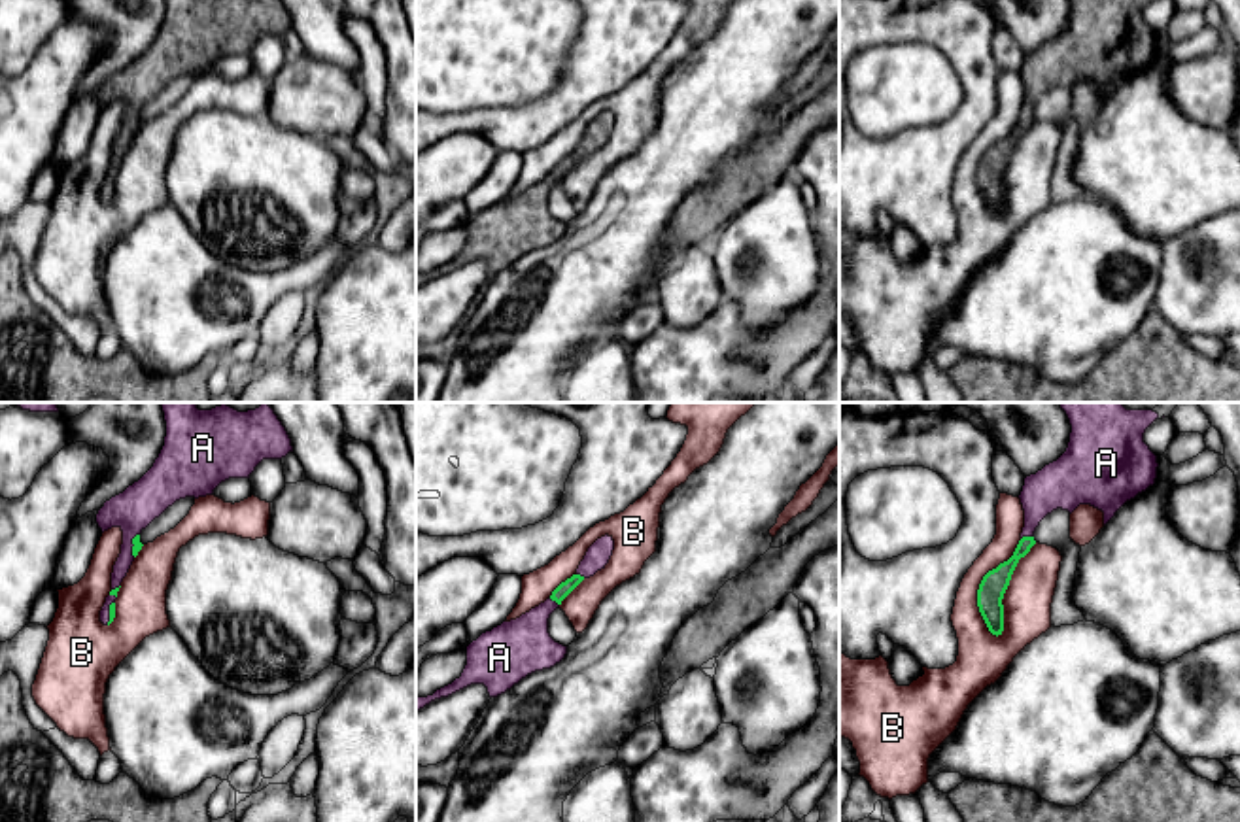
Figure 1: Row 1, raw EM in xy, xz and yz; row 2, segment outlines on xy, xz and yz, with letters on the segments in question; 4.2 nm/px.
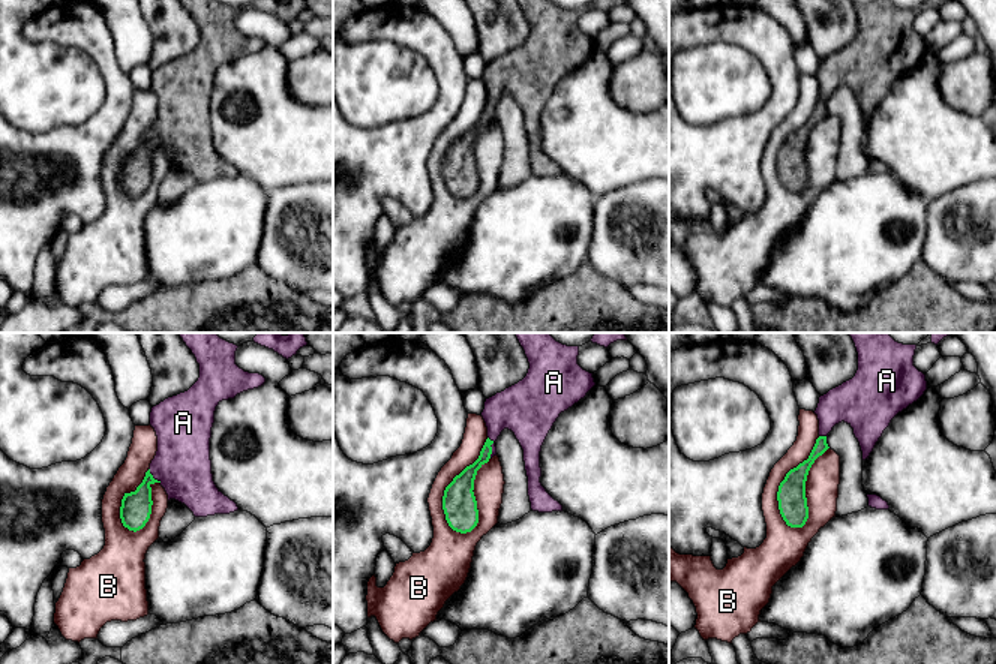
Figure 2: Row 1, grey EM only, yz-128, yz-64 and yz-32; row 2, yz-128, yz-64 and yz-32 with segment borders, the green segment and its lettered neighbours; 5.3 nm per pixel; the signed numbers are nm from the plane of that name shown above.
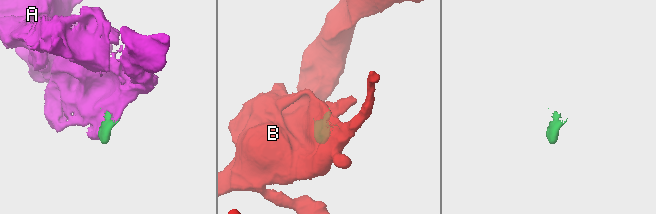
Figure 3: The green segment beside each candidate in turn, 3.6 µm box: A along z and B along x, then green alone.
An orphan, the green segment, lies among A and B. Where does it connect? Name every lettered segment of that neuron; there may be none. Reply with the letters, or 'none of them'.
A

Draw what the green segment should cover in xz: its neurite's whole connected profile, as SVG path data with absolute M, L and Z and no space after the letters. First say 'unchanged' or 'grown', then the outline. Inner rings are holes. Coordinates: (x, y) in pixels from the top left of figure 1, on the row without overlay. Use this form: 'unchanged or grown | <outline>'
grown | M612 113L597 115L588 125L577 149L561 159L544 180L473 217L467 223L467 242L461 253L433 272L418 274L416 287L471 261L484 261L490 274L497 274L527 251L560 240L567 231L567 223L550 214L548 195L584 155L605 146L612 127Z

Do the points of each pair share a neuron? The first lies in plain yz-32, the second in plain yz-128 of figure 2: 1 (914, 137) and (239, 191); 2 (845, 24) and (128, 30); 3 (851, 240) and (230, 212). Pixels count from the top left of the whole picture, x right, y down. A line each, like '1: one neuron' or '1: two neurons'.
1: two neurons
2: two neurons
3: one neuron

